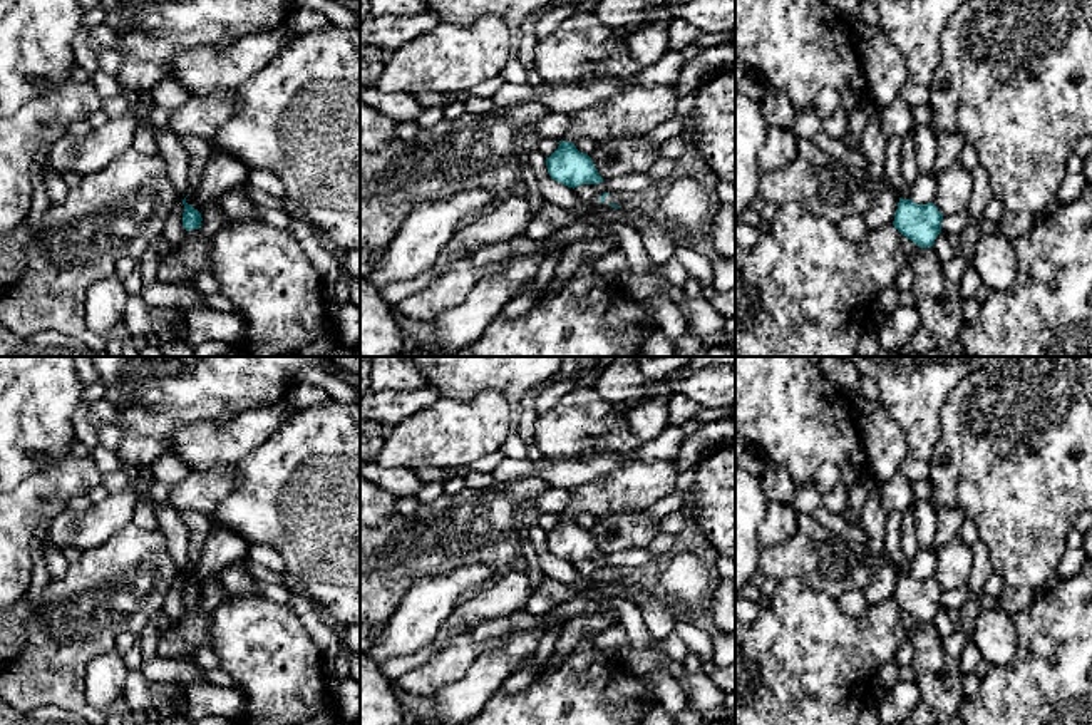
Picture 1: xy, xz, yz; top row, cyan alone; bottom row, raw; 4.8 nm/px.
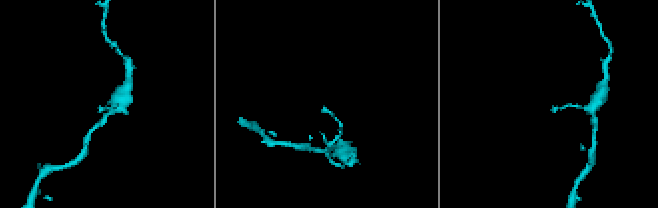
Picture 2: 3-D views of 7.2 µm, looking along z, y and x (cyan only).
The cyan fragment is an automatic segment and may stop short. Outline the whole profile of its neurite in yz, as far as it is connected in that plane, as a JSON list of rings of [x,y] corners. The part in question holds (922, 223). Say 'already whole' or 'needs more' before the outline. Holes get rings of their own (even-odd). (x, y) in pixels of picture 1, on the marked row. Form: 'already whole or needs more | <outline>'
already whole | [[[899,198],[894,213],[894,228],[919,248],[931,248],[941,233],[943,214],[933,203],[916,204]]]

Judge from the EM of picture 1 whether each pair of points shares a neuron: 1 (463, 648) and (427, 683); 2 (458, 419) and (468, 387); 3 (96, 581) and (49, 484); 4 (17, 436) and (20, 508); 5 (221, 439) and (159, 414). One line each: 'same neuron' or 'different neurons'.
1: same neuron
2: different neurons
3: different neurons
4: different neurons
5: different neurons

